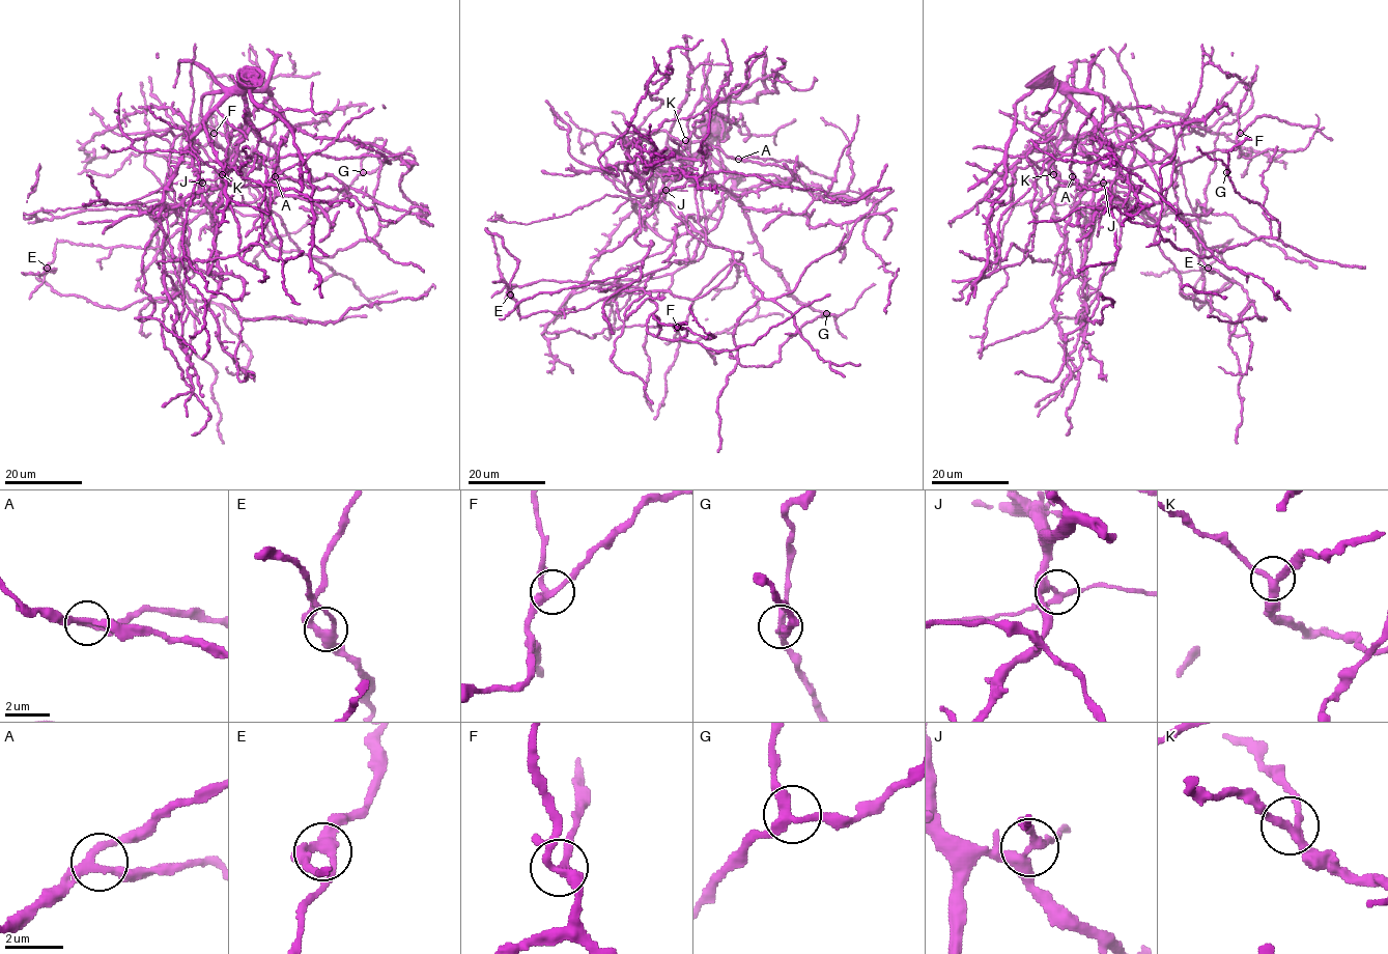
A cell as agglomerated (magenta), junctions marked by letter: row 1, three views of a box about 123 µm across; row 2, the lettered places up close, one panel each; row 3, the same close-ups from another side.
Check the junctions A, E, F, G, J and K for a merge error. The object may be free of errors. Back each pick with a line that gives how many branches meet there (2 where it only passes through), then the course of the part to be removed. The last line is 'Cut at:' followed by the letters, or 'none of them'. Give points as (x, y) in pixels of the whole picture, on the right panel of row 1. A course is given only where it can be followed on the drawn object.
J: 3 branches meet; foreign part runs (1103, 183), (1112, 184), (1108, 196), (1116, 204), (1128, 203), (1137, 207), (1133, 214)
Cut at: J

